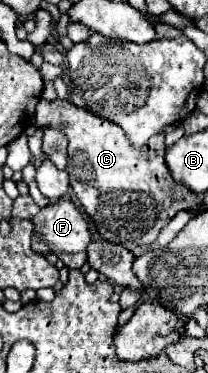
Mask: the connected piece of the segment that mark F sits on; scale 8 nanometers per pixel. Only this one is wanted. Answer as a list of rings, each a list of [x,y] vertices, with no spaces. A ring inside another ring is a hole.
[[[66,199],[54,201],[54,203],[46,205],[44,209],[40,209],[40,213],[34,215],[30,221],[34,223],[34,233],[38,233],[42,237],[42,241],[48,245],[48,249],[58,259],[62,259],[66,267],[80,269],[86,263],[86,247],[92,239],[91,220],[72,201],[66,201]]]

